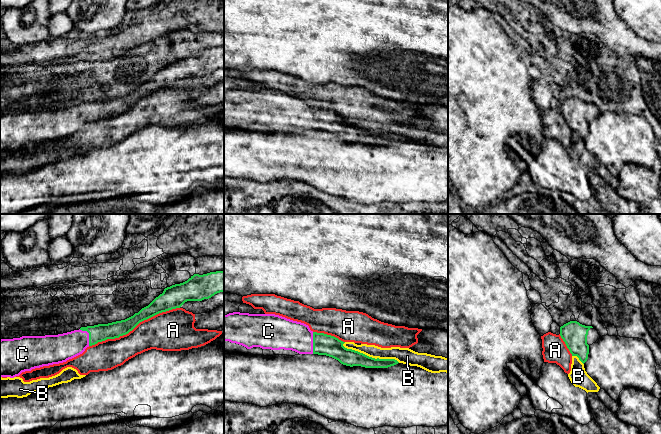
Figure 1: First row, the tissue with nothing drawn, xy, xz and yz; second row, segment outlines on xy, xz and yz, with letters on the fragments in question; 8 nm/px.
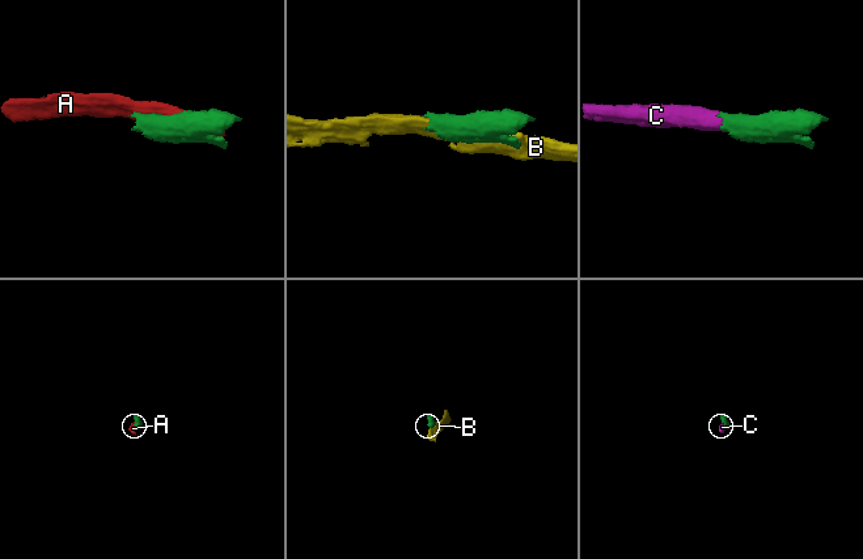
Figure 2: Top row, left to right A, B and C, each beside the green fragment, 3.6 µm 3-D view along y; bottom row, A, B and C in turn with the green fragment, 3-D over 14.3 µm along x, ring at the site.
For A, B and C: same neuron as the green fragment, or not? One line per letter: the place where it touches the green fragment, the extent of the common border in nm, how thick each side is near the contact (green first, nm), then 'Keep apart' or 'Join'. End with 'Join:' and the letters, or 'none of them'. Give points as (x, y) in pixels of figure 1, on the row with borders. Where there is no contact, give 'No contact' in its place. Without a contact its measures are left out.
A: Touches green at xy (134, 327). Shared border 800 nm. Thickness 130 nm (green) against 300 nm. Keep apart
B: Touches green at xz (371, 357). Shared border 480 nm. Thickness 140 nm (green) against 120 nm. Keep apart
C: Touches green at xy (89, 335). Shared border 160 nm. Thickness 140 nm (green) against 220 nm. Join
Join: C

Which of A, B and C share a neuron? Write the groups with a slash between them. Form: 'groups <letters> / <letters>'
groups A / B / C

